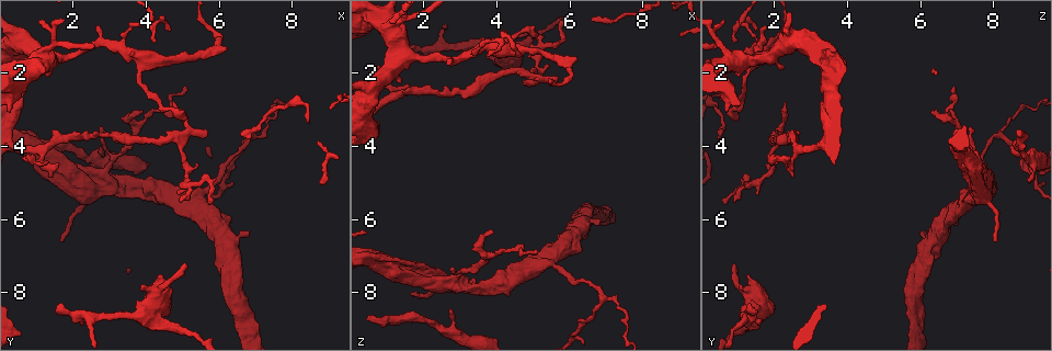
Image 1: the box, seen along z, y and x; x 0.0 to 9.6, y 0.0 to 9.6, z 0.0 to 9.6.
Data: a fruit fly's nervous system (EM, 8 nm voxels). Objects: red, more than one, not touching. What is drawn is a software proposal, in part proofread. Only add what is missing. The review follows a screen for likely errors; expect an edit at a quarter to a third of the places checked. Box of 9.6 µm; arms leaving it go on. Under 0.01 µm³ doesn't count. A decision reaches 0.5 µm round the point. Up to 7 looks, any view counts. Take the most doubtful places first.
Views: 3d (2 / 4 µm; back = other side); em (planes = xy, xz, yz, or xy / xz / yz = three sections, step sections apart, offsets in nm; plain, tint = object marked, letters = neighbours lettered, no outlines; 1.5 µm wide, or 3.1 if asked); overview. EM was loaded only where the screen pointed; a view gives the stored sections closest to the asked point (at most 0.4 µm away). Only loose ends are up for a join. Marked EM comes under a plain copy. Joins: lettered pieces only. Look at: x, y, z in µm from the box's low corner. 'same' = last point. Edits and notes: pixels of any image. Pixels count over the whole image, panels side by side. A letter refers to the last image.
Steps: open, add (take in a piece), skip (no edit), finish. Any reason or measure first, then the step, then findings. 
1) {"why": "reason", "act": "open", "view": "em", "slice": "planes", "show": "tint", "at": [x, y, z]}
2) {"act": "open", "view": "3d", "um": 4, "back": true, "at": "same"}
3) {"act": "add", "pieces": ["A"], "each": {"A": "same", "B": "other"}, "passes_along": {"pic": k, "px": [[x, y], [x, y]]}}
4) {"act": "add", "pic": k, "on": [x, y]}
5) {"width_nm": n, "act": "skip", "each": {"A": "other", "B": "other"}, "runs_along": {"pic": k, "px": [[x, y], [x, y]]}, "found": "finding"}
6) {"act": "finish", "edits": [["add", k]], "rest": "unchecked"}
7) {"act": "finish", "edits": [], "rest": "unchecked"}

{"why": "an open end", "act": "open", "view": "em", "slice": "planes", "show": "letters", "at": [1.65, 8.35, 1.35]}

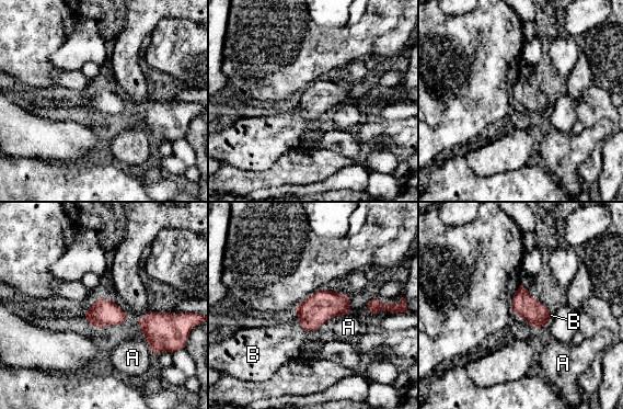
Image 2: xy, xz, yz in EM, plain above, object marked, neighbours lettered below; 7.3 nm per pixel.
{"width_nm": 130, "act": "add", "pieces": ["B"], "each": {"A": "other", "B": "same"}, "passes_along": {"pic": 2, "px": [[316, 309], [302, 327], [274, 345]]}, "found": "the neuron continues"}

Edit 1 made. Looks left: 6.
{"act": "open", "view": "overview"}

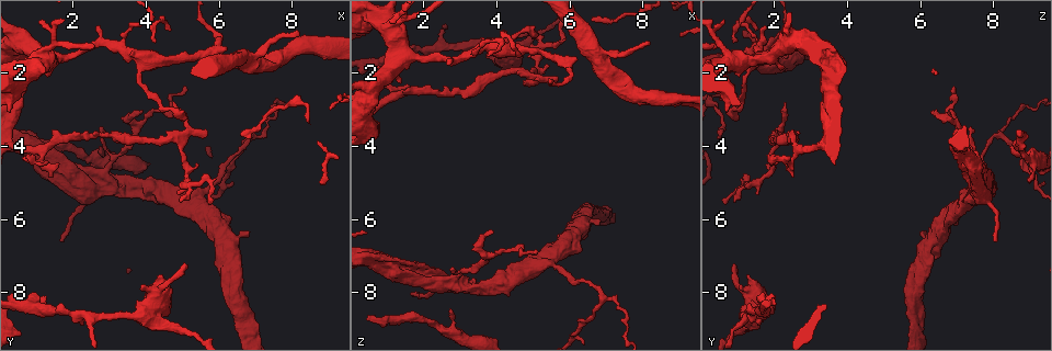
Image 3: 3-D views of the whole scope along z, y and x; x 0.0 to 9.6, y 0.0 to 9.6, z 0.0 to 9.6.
{"why": "thin end", "act": "open", "view": "em", "slice": "yz", "step": 8, "show": "letters", "at": [4.70, 2.85, 2.25]}

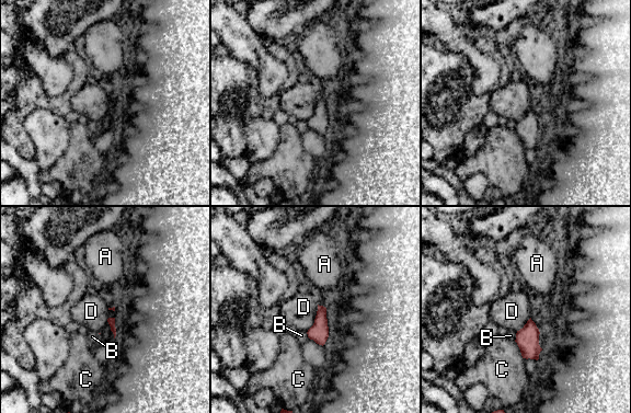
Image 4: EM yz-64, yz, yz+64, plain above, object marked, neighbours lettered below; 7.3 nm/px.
{"longest_contact_nm": ["D", 220], "act": "skip", "each": {"A": "other", "B": "other", "C": "other", "D": "other"}, "border": {"pic": 4, "px": [[318, 305], [314, 322], [307, 332]]}, "found": "none of them fits"}

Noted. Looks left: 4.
{"act": "finish", "edits": [["add", 2]], "rest": "unchecked"}

